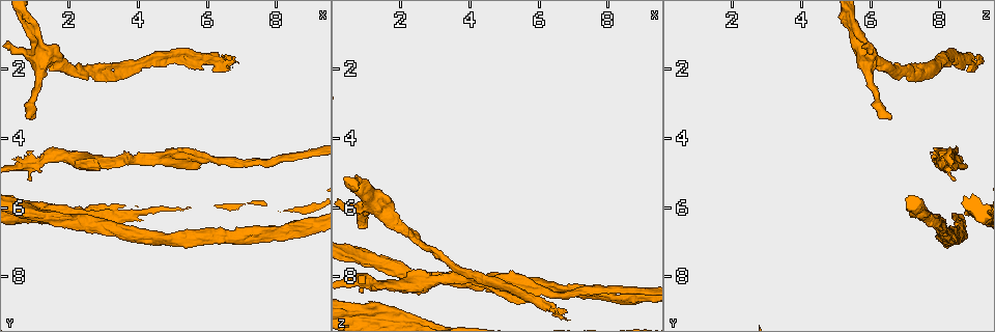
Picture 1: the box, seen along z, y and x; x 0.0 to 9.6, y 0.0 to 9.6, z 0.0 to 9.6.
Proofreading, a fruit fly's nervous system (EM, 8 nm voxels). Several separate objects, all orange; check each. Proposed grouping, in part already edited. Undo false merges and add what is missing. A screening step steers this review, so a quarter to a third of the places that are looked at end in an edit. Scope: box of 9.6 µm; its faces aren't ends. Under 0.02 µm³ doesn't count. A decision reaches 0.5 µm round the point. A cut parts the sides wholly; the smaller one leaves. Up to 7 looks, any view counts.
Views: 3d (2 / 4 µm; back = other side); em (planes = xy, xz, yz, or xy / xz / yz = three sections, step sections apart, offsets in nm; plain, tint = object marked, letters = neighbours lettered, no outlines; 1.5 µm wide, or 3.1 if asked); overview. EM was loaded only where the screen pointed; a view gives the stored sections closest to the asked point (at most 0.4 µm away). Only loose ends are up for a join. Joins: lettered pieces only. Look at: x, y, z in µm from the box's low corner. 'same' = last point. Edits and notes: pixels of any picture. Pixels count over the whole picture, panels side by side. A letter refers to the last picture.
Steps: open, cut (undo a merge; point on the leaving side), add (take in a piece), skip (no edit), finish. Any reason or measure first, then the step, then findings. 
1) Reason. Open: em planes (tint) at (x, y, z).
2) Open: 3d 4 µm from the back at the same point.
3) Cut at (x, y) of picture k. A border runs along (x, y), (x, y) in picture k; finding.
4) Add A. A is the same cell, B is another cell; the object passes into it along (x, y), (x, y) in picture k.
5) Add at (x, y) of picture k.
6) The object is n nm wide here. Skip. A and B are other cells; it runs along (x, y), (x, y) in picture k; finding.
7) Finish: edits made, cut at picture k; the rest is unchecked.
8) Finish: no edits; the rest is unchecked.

An open end. Open: em yz step 4 (letters) at (1.10, 3.40, 6.55).

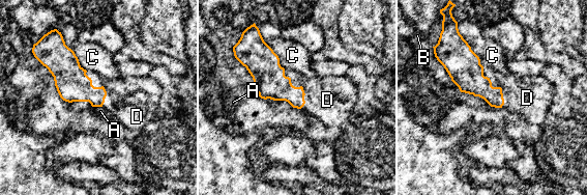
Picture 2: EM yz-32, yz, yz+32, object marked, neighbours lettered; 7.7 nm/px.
Open: em planes (letters) at the same point.

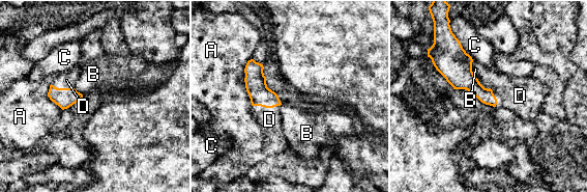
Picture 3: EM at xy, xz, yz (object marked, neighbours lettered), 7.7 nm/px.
The longest contact is with A, 360 nm. Add at (269, 119) of picture 3. D is the same cell, A, B and C are other cells; the object passes into it along (260, 94), (266, 107), (269, 119) in picture 3; it goes on there.

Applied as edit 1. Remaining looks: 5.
Calibre changes. Open: em planes (letters) at (2.80, 4.75, 8.20).

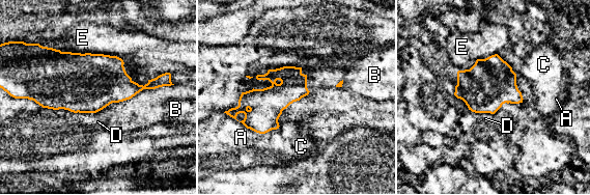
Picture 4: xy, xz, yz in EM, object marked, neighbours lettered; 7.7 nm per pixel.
Skip. A, B, C, D and E are other cells; a border runs along (477, 112), (494, 114) in picture 4; continuous, no second cell.

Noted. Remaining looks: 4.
Stops while still wide. Open: em planes (letters) at (0.75, 5.85, 8.75).

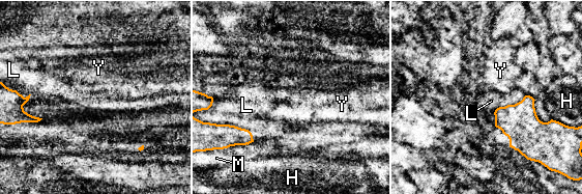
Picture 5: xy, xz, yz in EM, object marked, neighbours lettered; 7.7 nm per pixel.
Skip. H, L, M and Y are other cells; a border runs along (525, 95), (496, 109) in picture 5; no lettered piece goes on from it.

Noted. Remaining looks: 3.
Finish: edits made, add at picture 3; the rest is unchecked.

